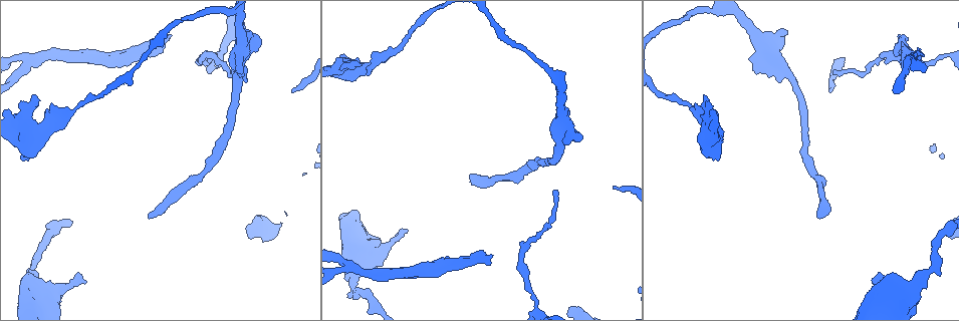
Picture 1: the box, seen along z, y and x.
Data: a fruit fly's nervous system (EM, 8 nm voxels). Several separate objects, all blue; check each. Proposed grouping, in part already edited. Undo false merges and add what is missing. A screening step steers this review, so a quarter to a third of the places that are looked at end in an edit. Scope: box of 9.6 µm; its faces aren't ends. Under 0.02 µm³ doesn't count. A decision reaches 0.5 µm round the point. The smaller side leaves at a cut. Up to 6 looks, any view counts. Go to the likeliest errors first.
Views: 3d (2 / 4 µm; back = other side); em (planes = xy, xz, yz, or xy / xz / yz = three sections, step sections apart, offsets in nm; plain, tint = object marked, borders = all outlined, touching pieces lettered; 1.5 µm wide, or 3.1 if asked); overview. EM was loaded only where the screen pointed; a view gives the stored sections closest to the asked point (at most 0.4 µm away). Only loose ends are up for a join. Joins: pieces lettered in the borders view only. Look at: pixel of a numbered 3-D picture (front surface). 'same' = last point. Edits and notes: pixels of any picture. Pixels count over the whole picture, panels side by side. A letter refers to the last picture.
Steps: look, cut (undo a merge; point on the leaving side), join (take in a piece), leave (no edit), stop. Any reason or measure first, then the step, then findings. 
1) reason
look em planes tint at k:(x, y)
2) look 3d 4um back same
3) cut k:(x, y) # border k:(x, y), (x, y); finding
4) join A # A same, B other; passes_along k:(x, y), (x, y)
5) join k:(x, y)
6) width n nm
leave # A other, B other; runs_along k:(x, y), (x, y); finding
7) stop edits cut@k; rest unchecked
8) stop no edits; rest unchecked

sudden change in width
look 3d 4um at 1:(706, 130)

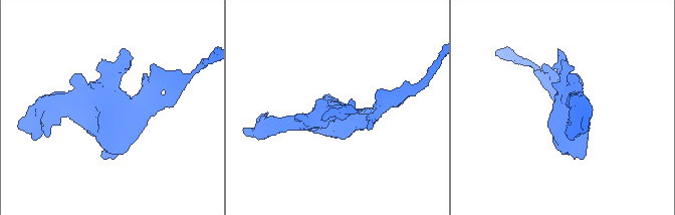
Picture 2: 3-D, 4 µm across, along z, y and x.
arms 3; arm_widths 190, 200, 280 nm
look em planes borders at 2:(110, 108)

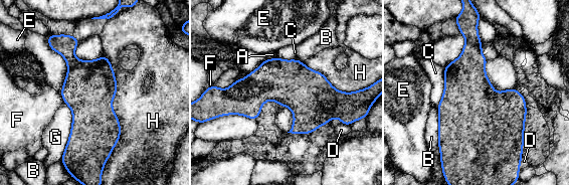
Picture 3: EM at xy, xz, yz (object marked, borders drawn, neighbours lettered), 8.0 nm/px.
leave # A other, B other, C other, D other, E other, F other, G other, H other; border 3:(104, 54), (120, 125), (109, 158); one neuron here

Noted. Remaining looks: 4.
two arms in line, one across
look em planes tint at 1:(355, 268)

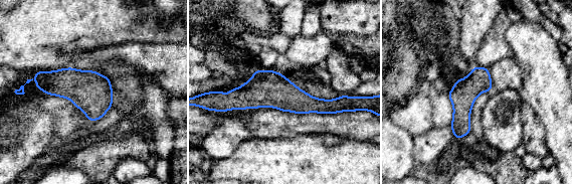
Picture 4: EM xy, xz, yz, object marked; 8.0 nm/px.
look em planes borders same

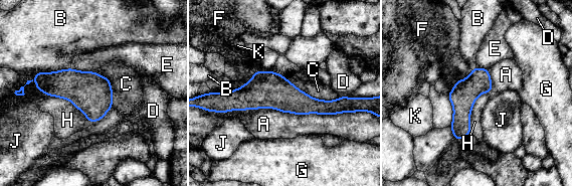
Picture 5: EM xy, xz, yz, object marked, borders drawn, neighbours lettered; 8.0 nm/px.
leave # A other, B other, C other, D other, E other, F other, G other, H other, J other, K other; border 5:(491, 91), (472, 106), (470, 133); one neuron here

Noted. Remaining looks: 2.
thick turns thin
look em xz step 4 borders at 1:(560, 144)

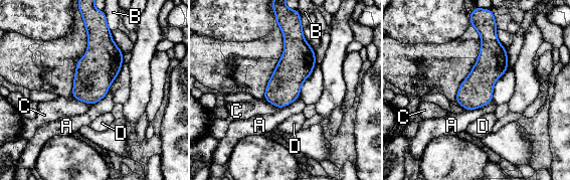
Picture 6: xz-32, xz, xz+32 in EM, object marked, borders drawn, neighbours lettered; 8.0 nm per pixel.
leave # A other, B other, C other, D other; border 6:(492, 101), (479, 108), (466, 111); continuous, no second neuron

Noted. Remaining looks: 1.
stop no edits; rest unchecked

